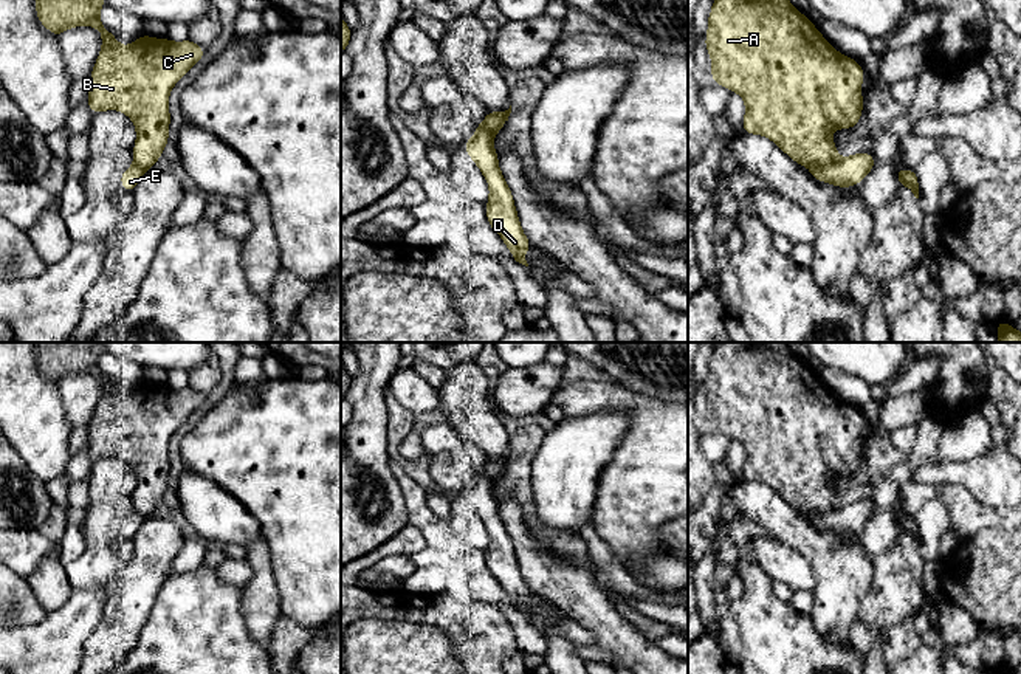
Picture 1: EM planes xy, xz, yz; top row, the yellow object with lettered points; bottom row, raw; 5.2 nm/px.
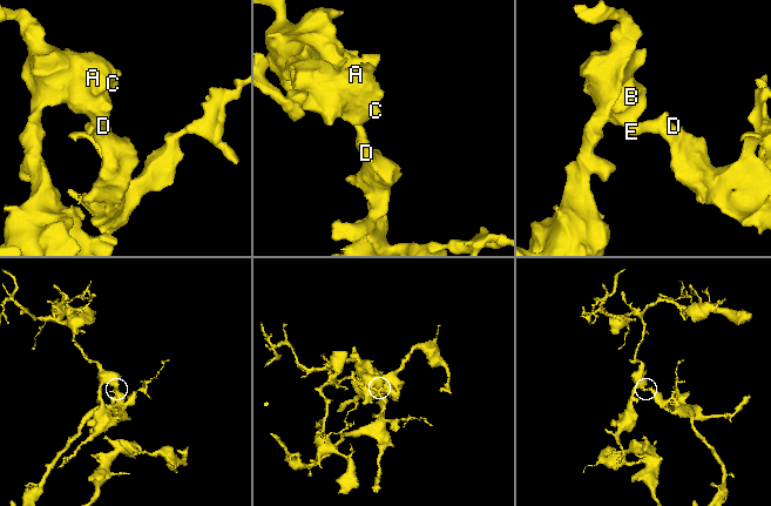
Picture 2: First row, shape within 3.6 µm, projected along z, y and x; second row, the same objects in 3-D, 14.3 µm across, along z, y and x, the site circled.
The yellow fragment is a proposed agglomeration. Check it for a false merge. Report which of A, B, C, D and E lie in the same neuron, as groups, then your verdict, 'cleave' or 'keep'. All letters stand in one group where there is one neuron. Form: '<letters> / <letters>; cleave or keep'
A B C / D E; cleave

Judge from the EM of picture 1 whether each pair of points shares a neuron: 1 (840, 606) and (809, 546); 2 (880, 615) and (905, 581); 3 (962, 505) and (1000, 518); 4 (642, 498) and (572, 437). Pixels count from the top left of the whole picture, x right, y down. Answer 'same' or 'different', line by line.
1: same
2: same
3: same
4: different

